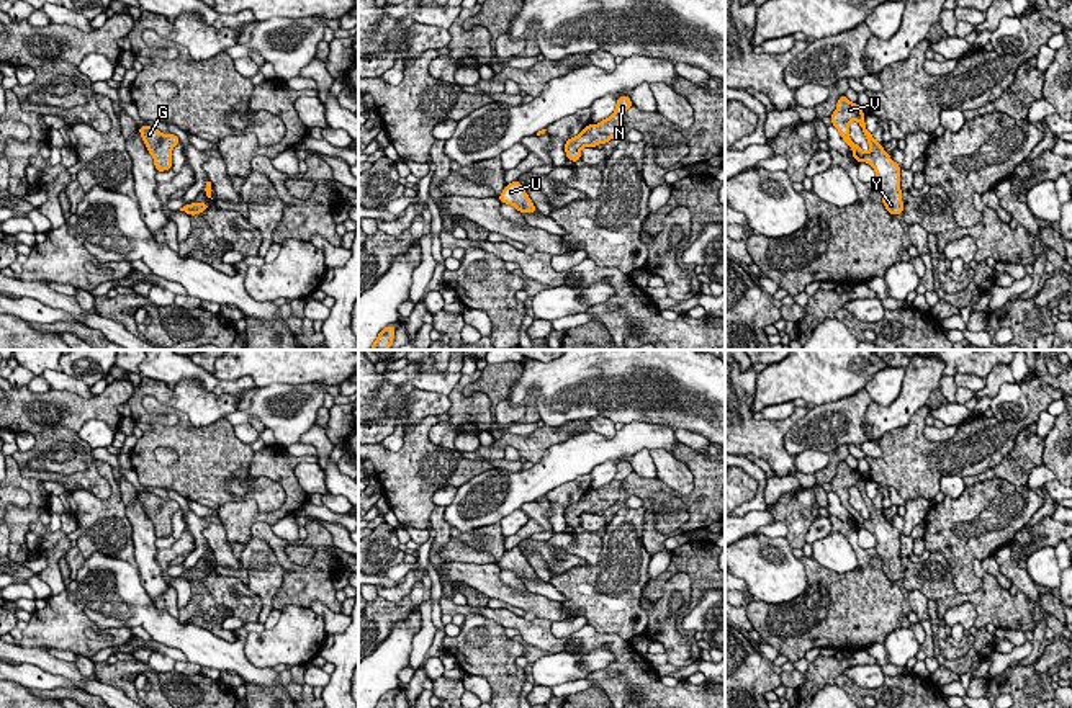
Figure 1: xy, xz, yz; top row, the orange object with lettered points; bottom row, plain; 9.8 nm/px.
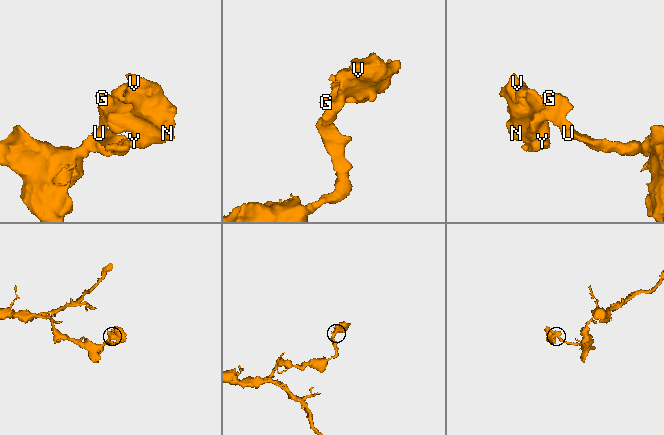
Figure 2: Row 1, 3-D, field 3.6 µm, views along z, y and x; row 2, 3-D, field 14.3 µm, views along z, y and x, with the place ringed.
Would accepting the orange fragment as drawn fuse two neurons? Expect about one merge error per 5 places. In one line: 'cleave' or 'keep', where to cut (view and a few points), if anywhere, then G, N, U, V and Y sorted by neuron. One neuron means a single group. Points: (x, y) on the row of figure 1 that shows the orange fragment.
keep; cut none; groups G N U V Y

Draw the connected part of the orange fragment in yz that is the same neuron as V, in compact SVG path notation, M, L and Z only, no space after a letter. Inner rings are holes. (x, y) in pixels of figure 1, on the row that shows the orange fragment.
M841 95L836 101L836 110L833 111L831 124L838 129L841 139L851 147L853 159L856 162L866 162L876 170L876 186L882 193L882 204L889 214L902 214L902 190L900 190L900 165L892 160L892 157L884 150L874 136L867 131L864 121L864 111L858 103L853 103ZM858 121L866 141L869 144L869 152L866 154L863 147L849 137L849 123Z

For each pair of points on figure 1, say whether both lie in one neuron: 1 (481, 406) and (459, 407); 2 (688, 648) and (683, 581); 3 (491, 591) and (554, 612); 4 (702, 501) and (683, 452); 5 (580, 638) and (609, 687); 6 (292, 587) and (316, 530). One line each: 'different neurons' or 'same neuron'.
1: same neuron
2: same neuron
3: same neuron
4: same neuron
5: same neuron
6: same neuron

